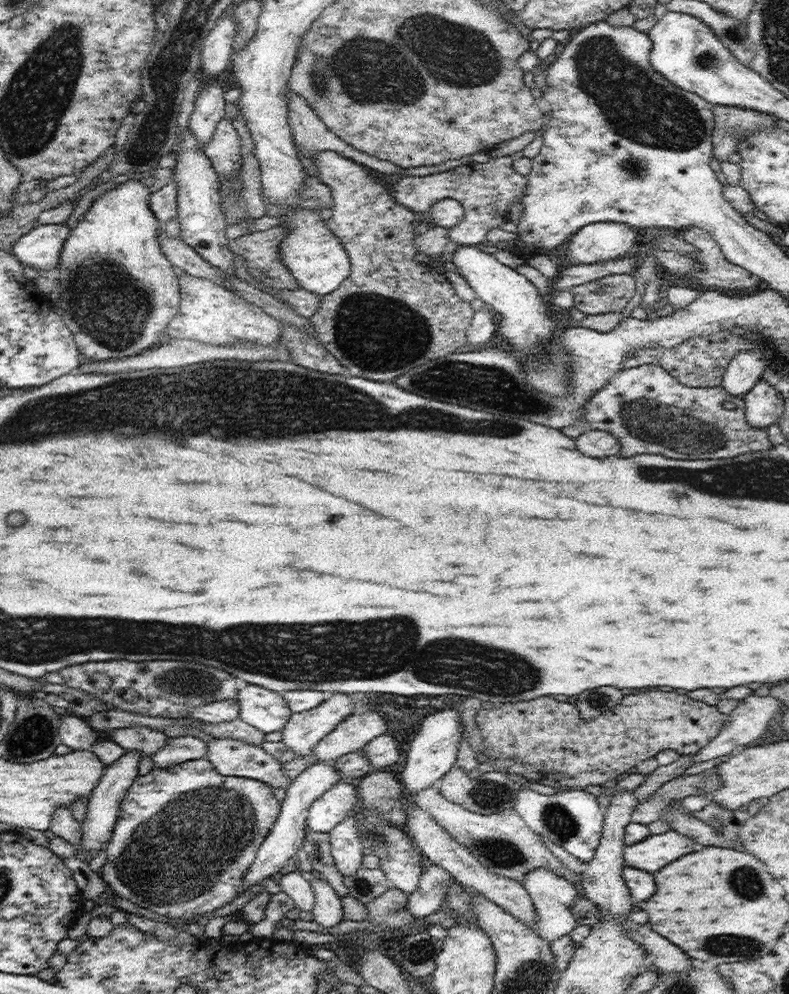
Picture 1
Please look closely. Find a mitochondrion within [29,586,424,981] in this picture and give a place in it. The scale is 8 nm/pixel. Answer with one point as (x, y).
(208, 826)

